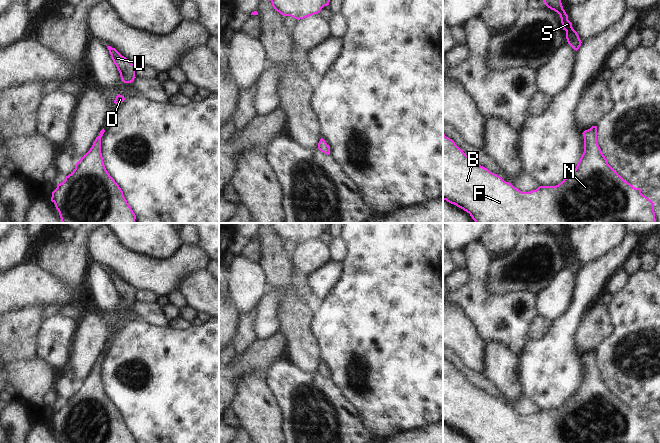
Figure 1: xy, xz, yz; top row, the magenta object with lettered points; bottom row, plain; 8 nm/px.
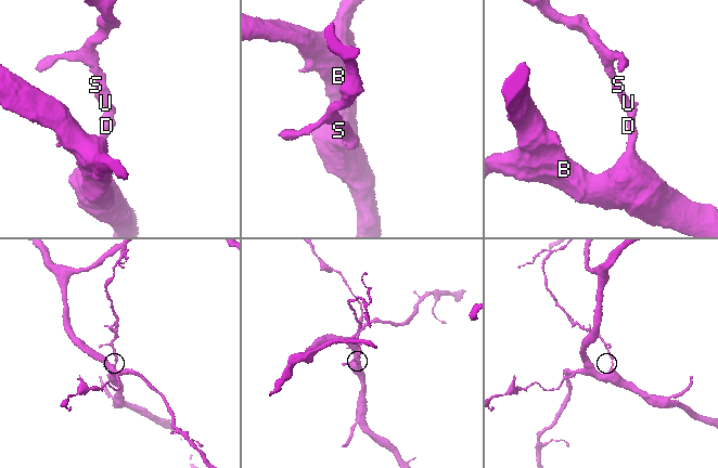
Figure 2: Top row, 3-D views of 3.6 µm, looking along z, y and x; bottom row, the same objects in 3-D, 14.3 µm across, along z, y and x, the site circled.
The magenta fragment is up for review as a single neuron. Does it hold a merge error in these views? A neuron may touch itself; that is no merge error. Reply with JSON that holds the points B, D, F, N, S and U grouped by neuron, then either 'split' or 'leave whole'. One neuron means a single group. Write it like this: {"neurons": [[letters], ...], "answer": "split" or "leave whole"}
{"neurons": [["B", "D", "F", "N", "S", "U"]], "answer": "leave whole"}

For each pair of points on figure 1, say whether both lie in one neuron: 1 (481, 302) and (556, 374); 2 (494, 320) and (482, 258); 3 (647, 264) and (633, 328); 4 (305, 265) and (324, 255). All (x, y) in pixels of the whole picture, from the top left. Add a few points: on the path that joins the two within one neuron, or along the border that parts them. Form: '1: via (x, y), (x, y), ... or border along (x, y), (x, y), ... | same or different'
1: border along (528, 339), (523, 351), (519, 355) | different
2: via (480, 305), (479, 273) | same
3: border along (641, 269), (649, 272) | different
4: via (310, 260), (315, 255), (319, 255) | same

